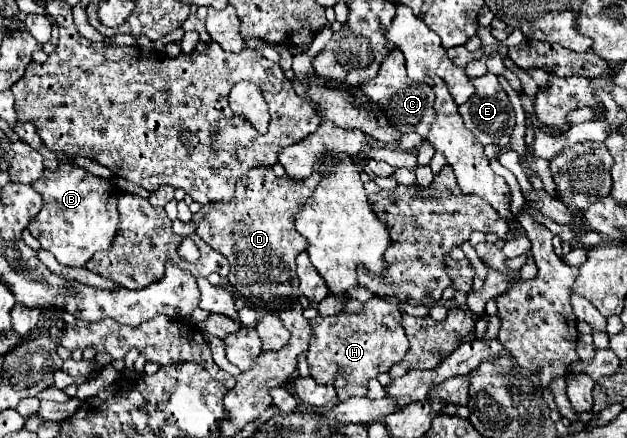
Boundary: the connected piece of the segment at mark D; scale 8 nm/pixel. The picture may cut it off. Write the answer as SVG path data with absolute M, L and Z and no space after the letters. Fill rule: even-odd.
M259 166L249 170L235 188L235 194L227 202L211 202L201 206L201 210L193 216L193 222L197 224L197 234L217 252L221 252L231 268L237 268L235 272L235 290L245 298L247 306L253 310L265 310L271 314L277 314L285 308L289 300L297 300L297 288L299 288L299 278L297 278L297 264L295 258L299 252L307 248L305 238L295 230L295 214L299 212L299 206L303 204L303 198L309 198L319 182L319 176L313 174L305 180L293 180L291 176L275 176L275 172L269 166Z

